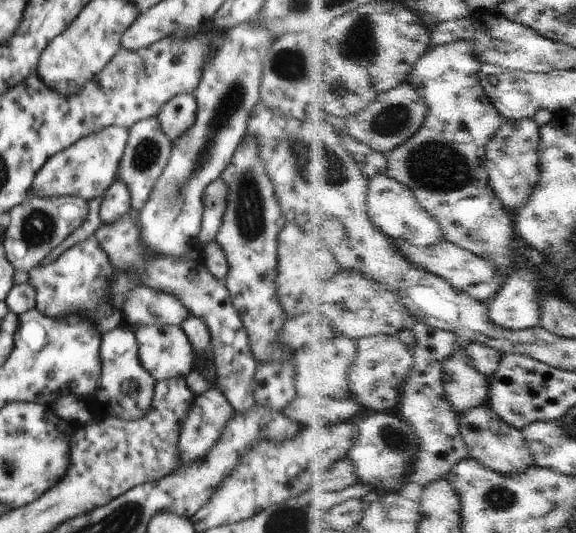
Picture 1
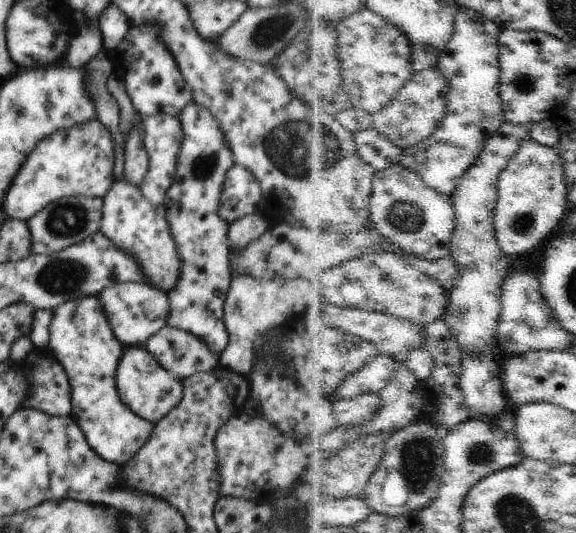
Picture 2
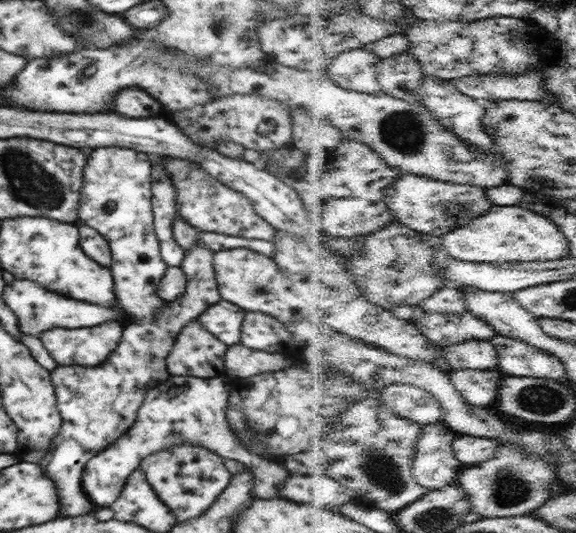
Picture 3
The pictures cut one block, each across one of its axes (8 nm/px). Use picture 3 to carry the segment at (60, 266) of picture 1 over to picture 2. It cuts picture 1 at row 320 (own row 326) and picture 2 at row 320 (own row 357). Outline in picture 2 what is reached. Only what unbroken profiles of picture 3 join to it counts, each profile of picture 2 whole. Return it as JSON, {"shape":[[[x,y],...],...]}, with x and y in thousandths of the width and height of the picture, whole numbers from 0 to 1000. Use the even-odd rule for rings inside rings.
{"shape":[[[170,553],[118,563],[94,578],[87,608],[85,651],[111,690],[123,724],[122,780],[135,794],[149,829],[174,859],[219,871],[257,829],[267,792],[226,769],[208,747],[201,724],[201,692],[215,651],[198,630]]]}

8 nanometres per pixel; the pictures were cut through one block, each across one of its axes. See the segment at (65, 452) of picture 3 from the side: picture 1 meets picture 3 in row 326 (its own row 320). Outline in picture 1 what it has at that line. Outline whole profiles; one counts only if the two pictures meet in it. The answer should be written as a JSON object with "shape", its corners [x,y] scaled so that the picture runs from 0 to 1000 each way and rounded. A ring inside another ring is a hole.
{"shape":[[[240,535],[217,559],[214,580],[215,600],[226,612],[306,610],[330,589],[328,582],[302,553]]]}

